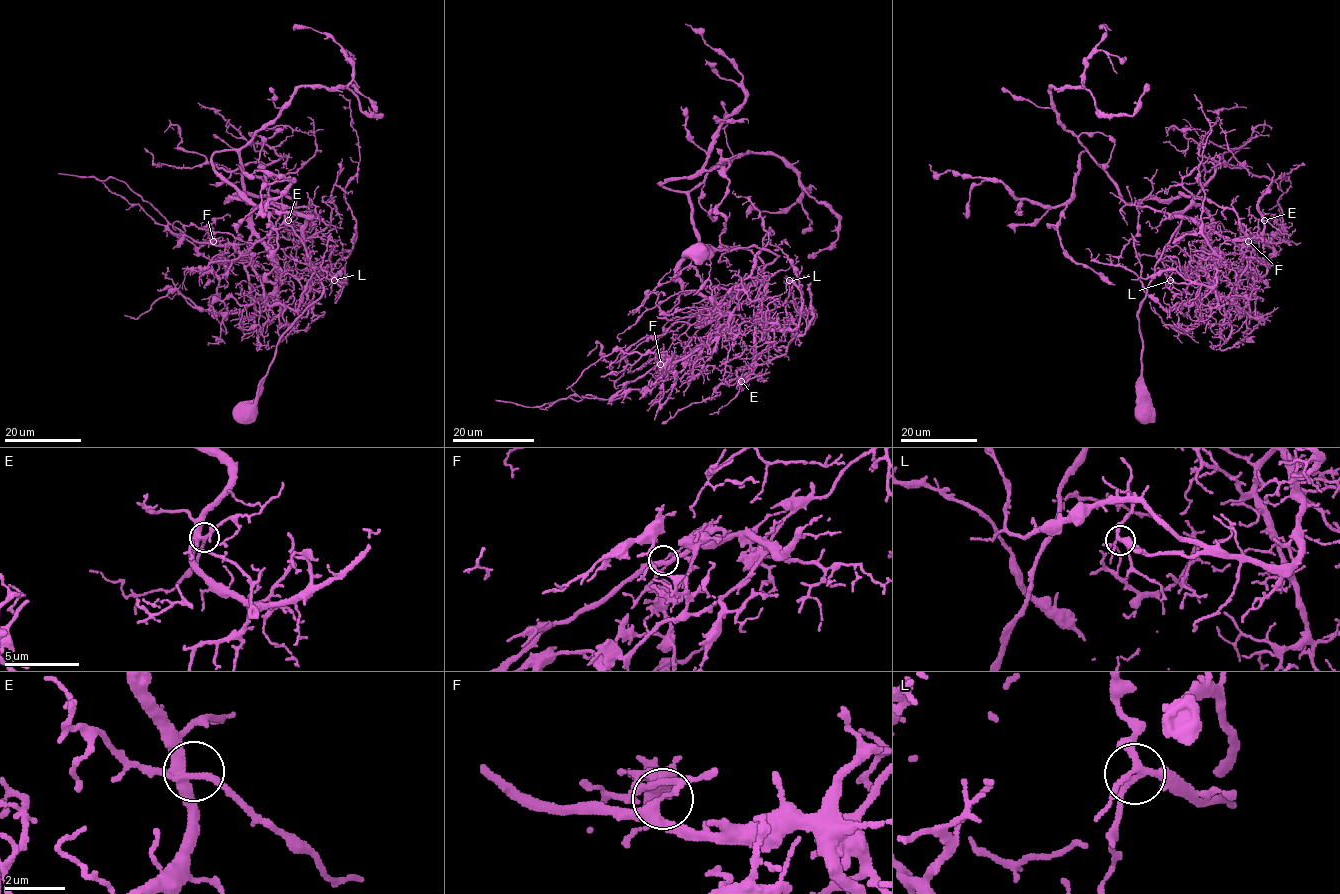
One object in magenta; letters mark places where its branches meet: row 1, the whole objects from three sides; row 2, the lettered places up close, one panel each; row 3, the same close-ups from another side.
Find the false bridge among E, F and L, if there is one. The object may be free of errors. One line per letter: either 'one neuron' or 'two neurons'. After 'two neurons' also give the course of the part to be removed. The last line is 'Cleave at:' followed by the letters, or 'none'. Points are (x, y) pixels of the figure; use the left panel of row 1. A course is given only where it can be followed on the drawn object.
E: one neuron
F: two neurons | (213, 241), (213, 238), (197, 247), (122, 181), (58, 173)
L: one neuron
Cleave at: F

